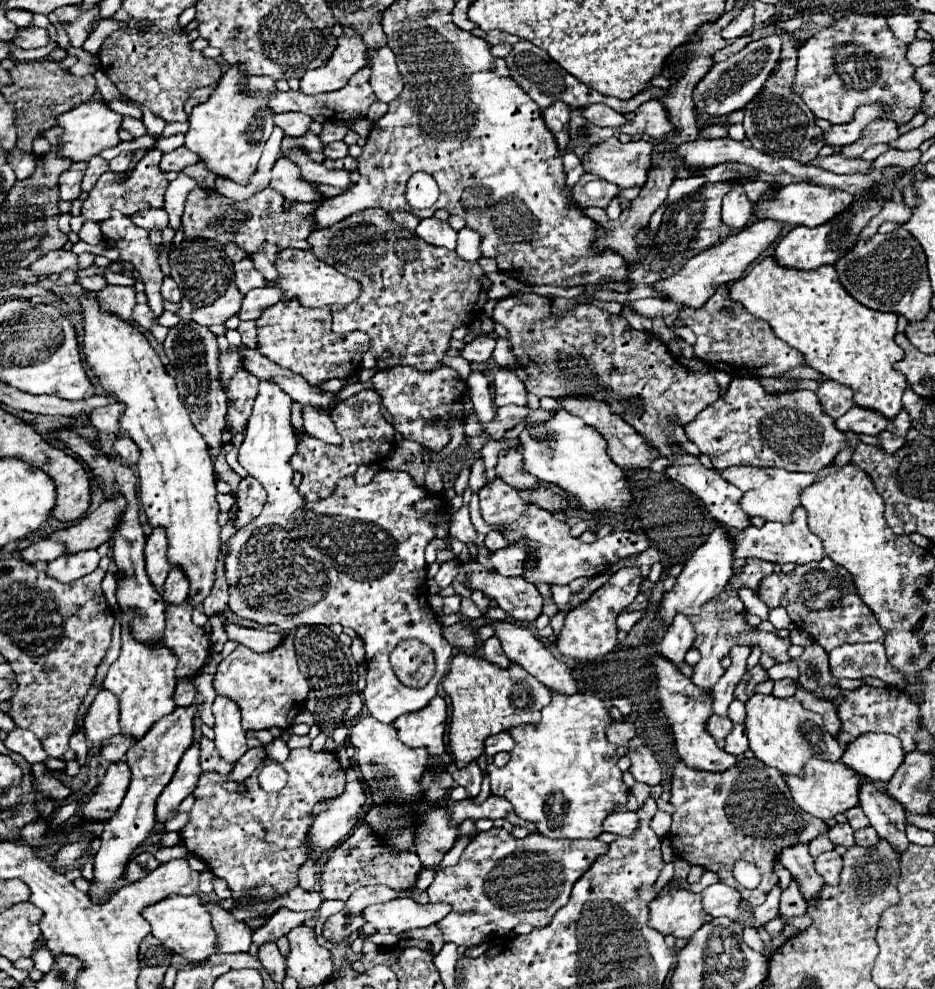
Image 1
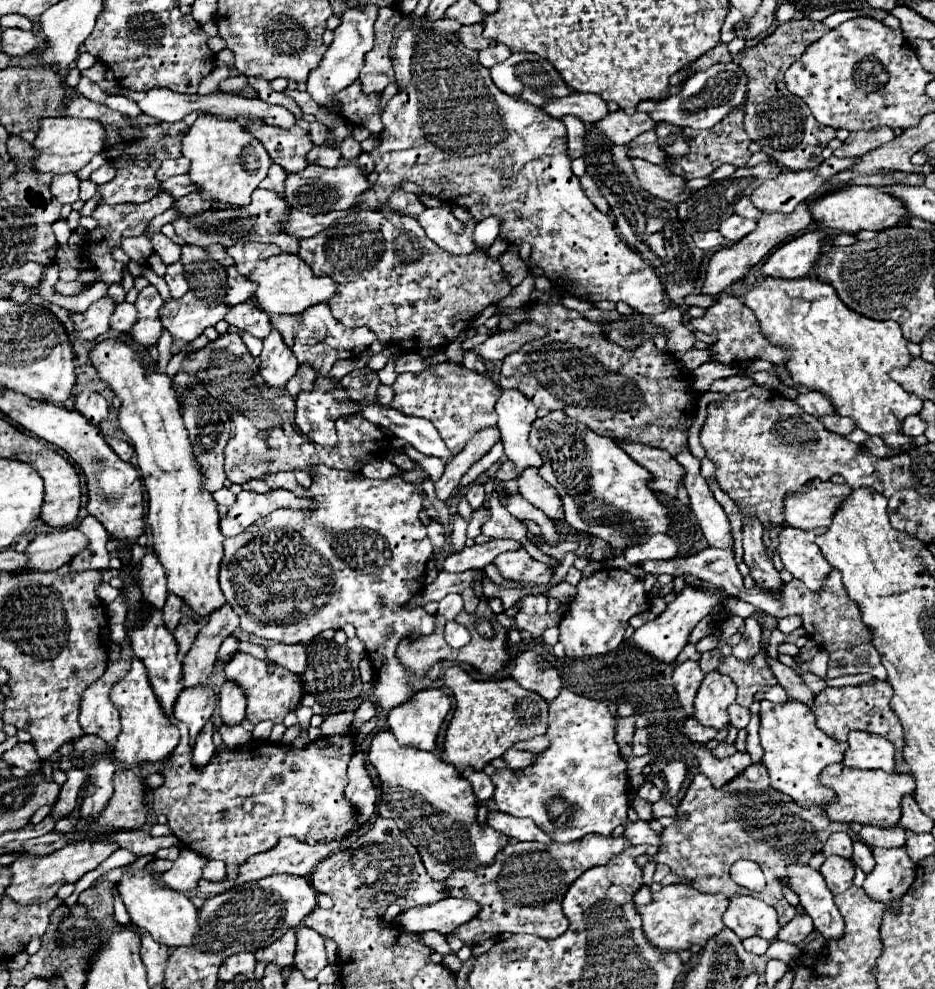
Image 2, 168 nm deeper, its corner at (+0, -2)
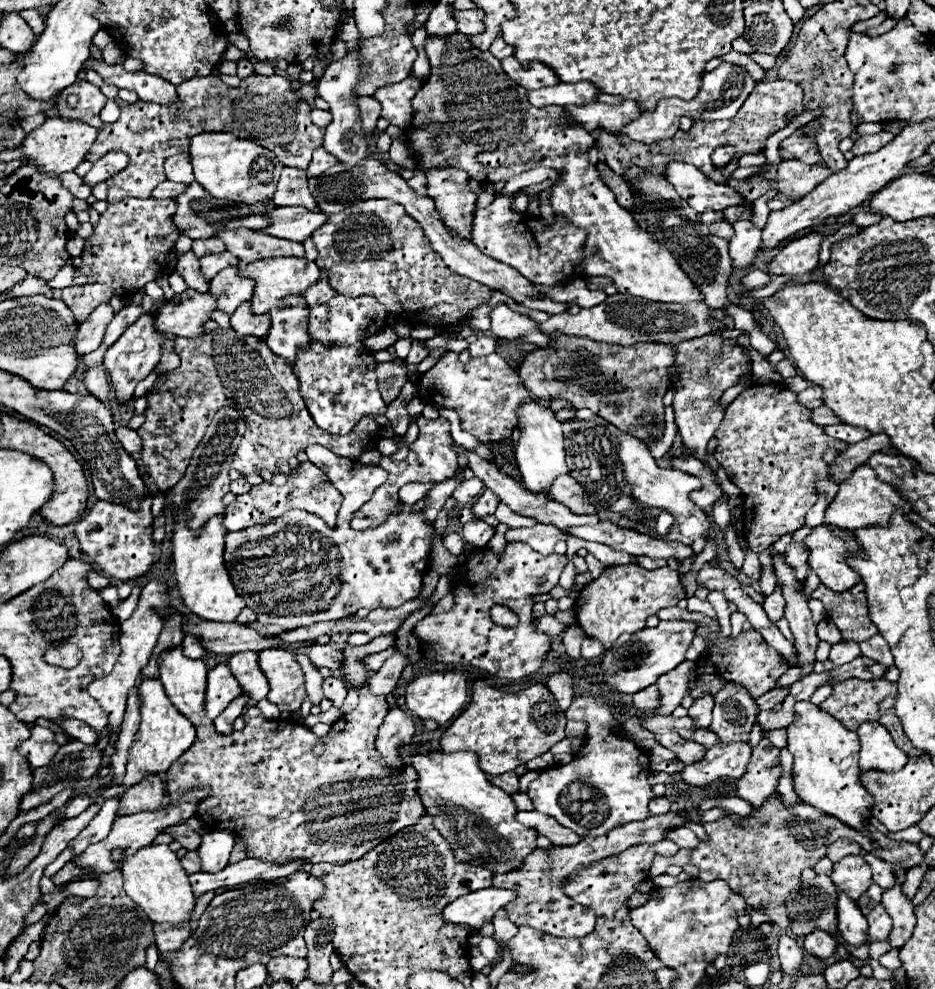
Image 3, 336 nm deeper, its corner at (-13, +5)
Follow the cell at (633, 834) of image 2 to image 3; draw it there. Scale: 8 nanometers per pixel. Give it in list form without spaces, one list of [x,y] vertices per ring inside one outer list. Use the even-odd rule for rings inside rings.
[[[686,827],[668,829],[668,831],[664,833],[664,837],[670,839],[670,841],[674,841],[678,847],[686,847],[686,849],[692,849],[692,847],[698,845],[698,837],[696,837],[690,829],[686,829]]]

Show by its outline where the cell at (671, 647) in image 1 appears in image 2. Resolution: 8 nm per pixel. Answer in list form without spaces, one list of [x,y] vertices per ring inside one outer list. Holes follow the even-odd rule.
[[[683,662],[679,664],[675,670],[673,670],[673,686],[675,686],[675,692],[677,692],[677,700],[679,700],[679,706],[683,708],[683,714],[689,718],[693,716],[695,708],[693,708],[693,698],[695,698],[695,692],[699,690],[699,684],[703,682],[703,672],[699,668],[697,662]]]

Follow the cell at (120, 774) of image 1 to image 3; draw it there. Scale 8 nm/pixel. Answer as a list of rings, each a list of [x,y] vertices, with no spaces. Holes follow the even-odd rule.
[[[152,773],[122,793],[118,815],[152,811],[152,809],[158,809],[162,801],[164,801],[164,783],[160,775]]]

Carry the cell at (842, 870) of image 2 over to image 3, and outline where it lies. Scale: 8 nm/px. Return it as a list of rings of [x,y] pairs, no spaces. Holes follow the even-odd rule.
[[[848,855],[838,863],[834,863],[834,871],[830,879],[852,901],[856,901],[864,891],[868,891],[872,883],[872,869],[862,855]]]

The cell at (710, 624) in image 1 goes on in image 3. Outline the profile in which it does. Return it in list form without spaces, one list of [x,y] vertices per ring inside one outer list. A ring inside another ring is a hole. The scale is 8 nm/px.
[[[728,681],[714,695],[714,701],[714,719],[710,723],[710,729],[720,737],[720,741],[748,741],[752,721],[758,715],[756,701],[748,689],[740,683]]]

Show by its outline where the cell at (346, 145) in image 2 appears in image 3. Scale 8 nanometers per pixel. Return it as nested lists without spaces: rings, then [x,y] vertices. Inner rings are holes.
[[[360,97],[358,101],[360,107],[360,115],[362,115],[362,123],[364,123],[364,135],[370,135],[376,131],[376,121],[380,117],[380,105],[376,105],[372,101],[372,97]]]

